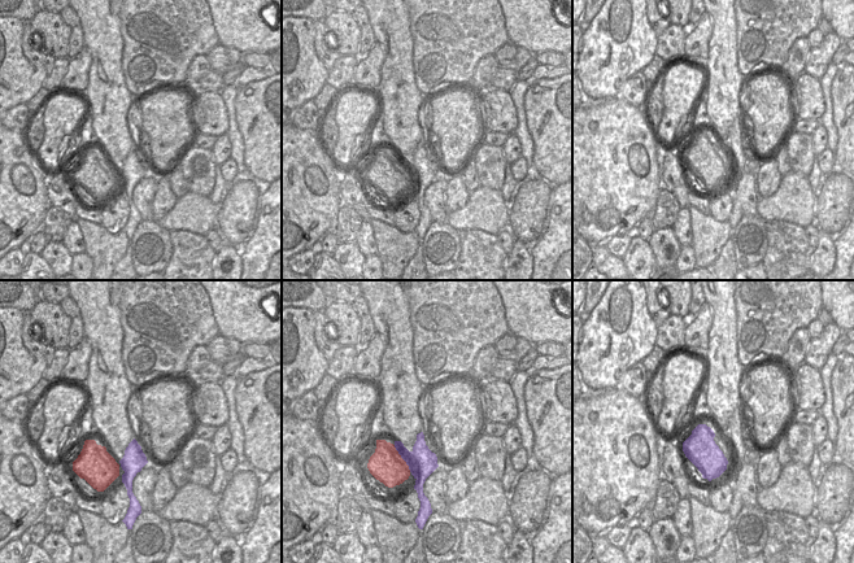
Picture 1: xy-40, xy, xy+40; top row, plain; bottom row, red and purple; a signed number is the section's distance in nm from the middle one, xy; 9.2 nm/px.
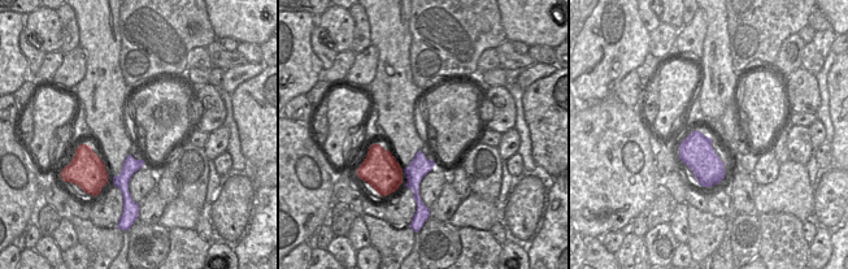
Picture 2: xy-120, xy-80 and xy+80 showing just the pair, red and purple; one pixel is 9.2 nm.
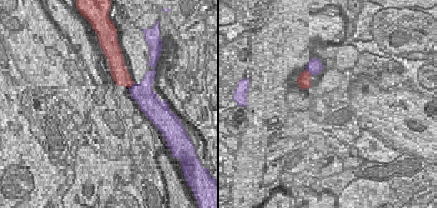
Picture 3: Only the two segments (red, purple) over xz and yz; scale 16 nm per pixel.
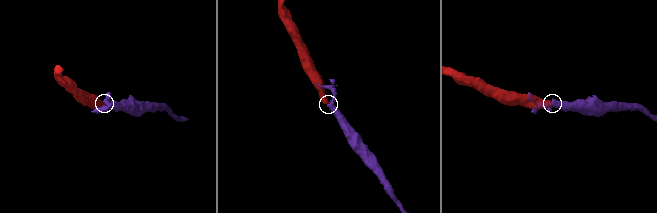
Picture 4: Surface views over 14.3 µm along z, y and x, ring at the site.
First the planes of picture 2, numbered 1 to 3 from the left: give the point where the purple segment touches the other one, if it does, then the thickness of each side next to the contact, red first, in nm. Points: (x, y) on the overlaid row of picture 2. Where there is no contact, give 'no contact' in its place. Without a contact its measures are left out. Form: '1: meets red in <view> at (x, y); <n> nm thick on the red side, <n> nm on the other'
1: no contact
2: no contact
3: no contact

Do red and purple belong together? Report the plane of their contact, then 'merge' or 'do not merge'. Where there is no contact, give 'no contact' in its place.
xy | merge

